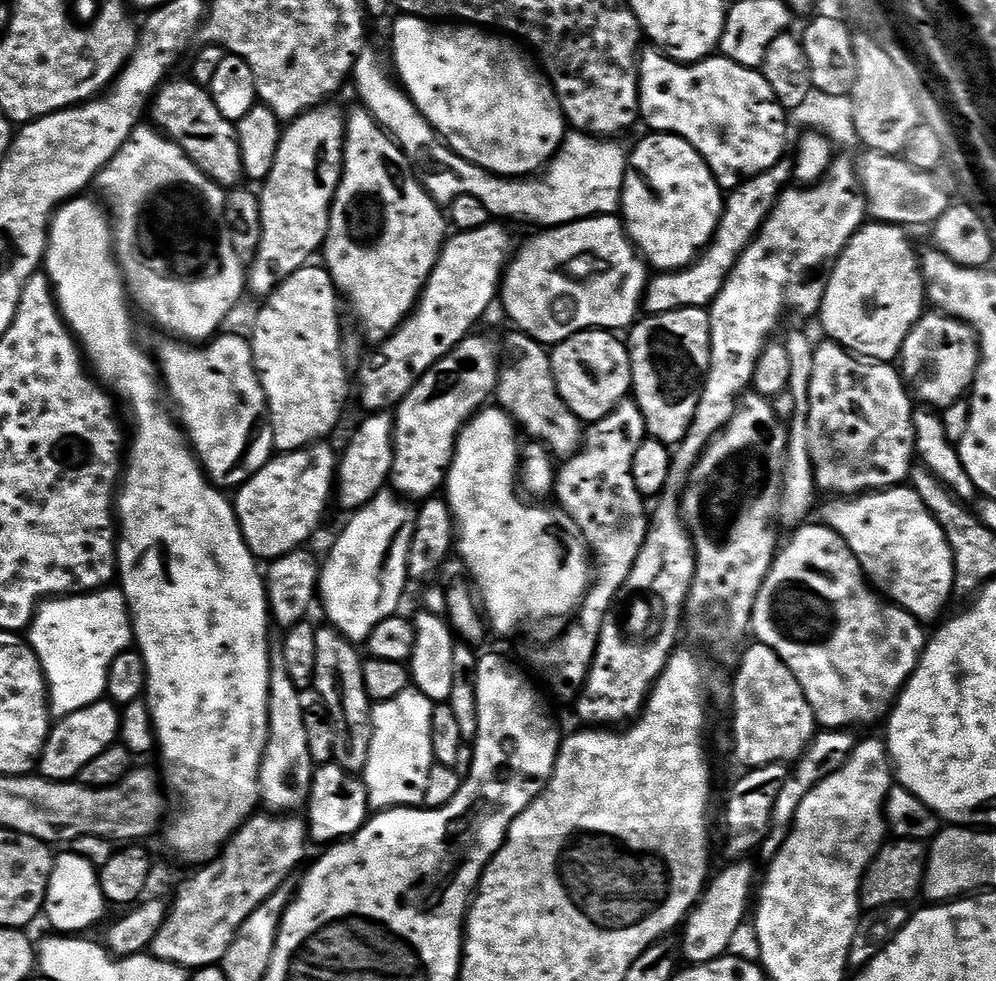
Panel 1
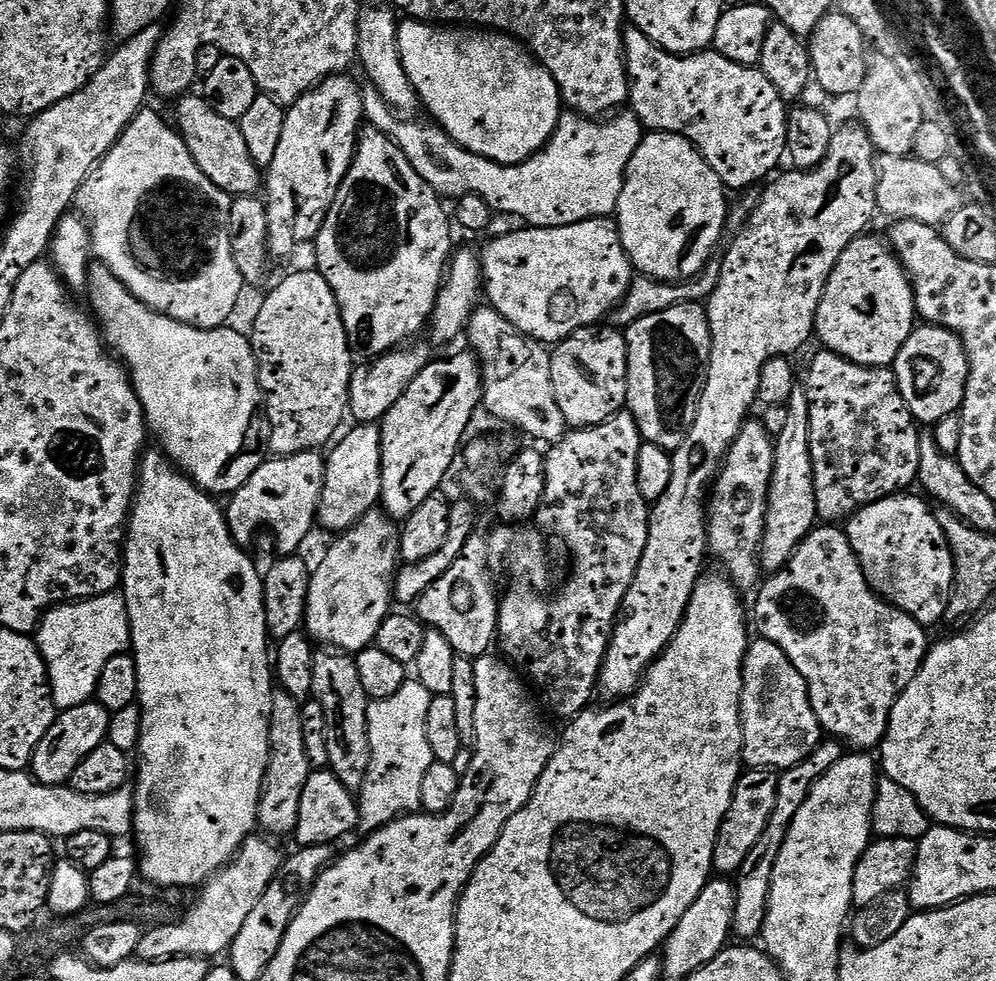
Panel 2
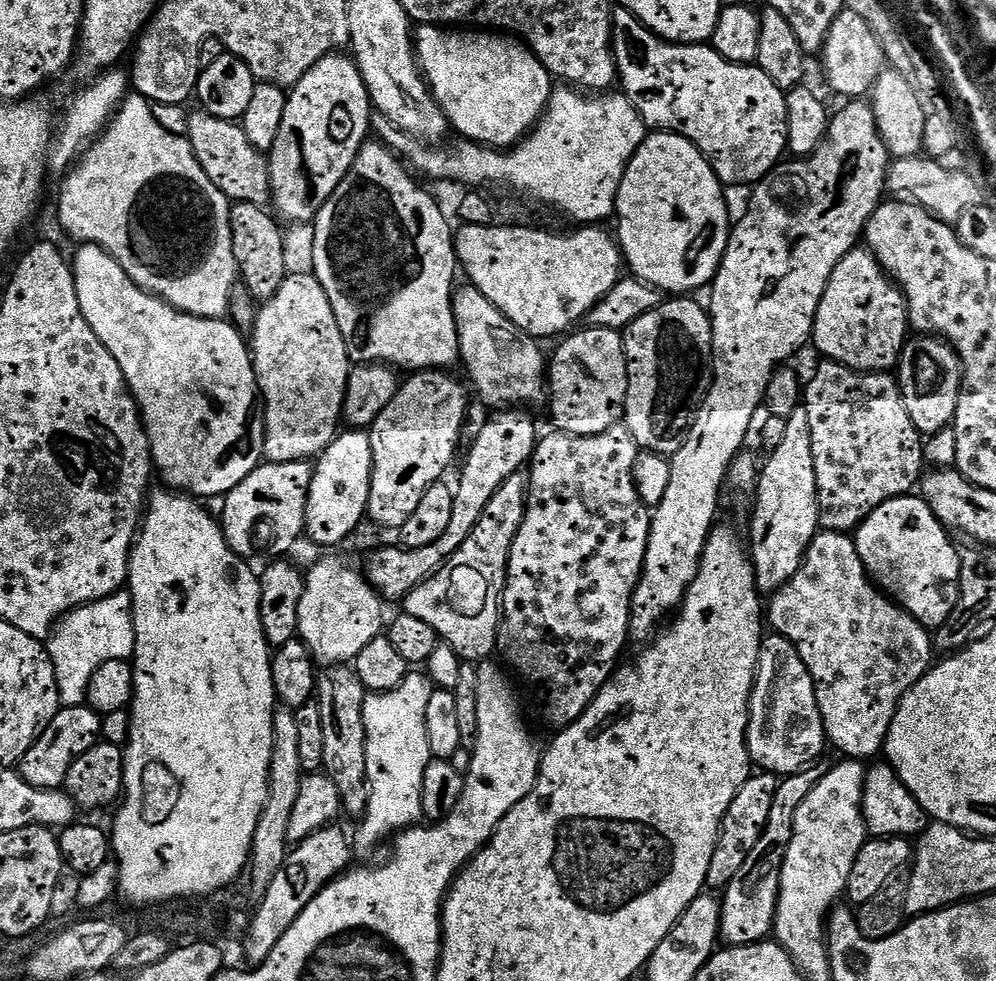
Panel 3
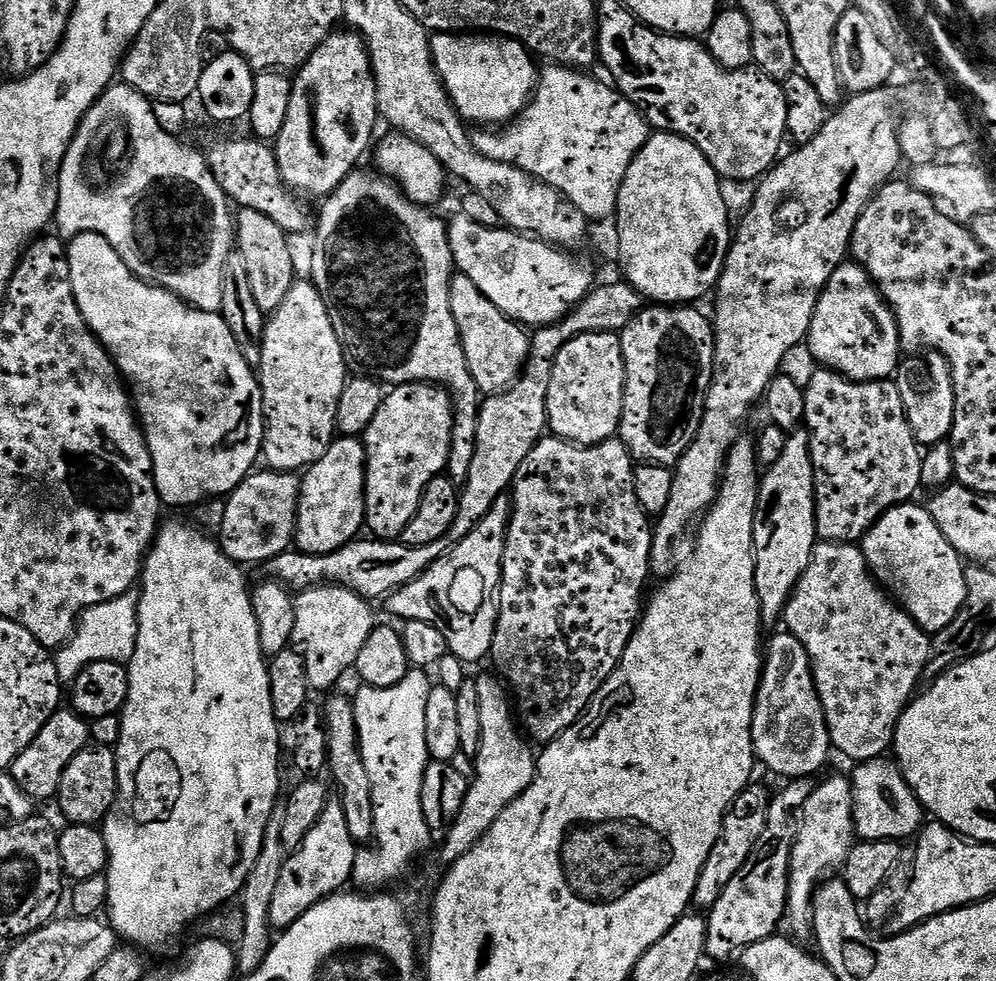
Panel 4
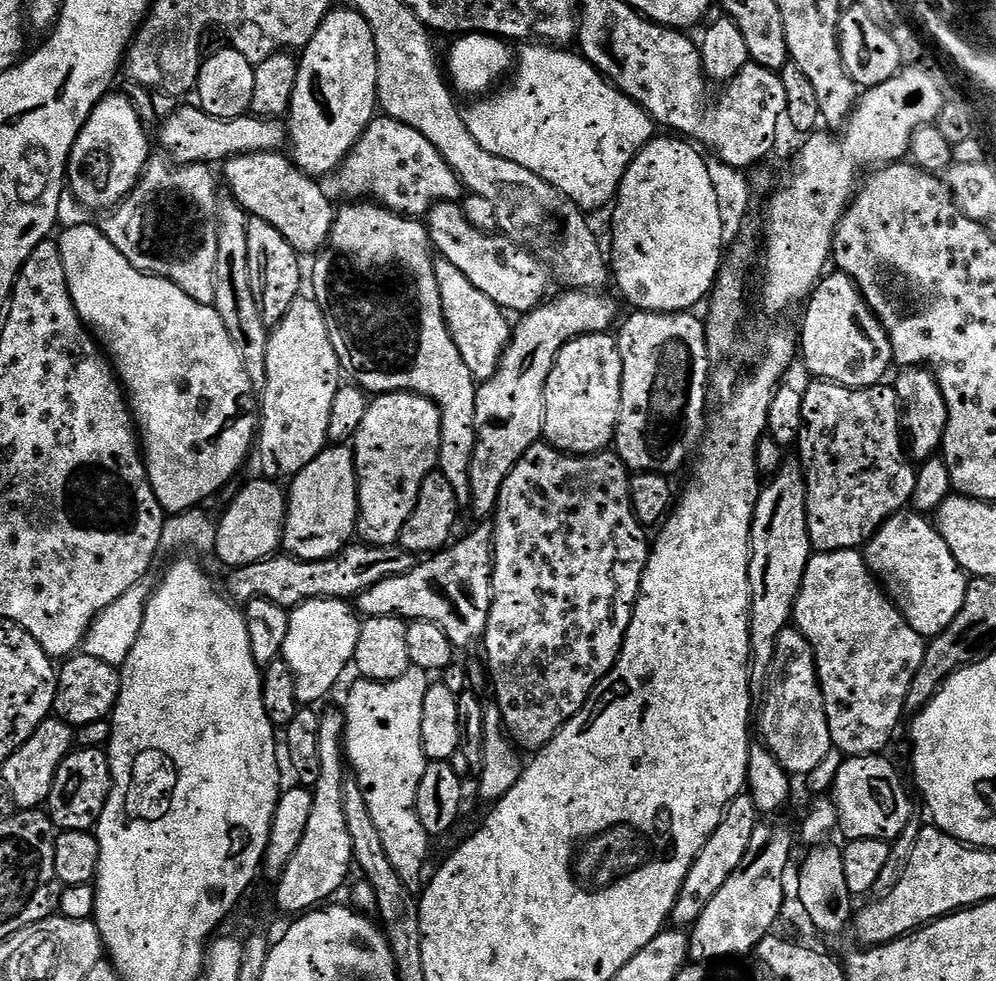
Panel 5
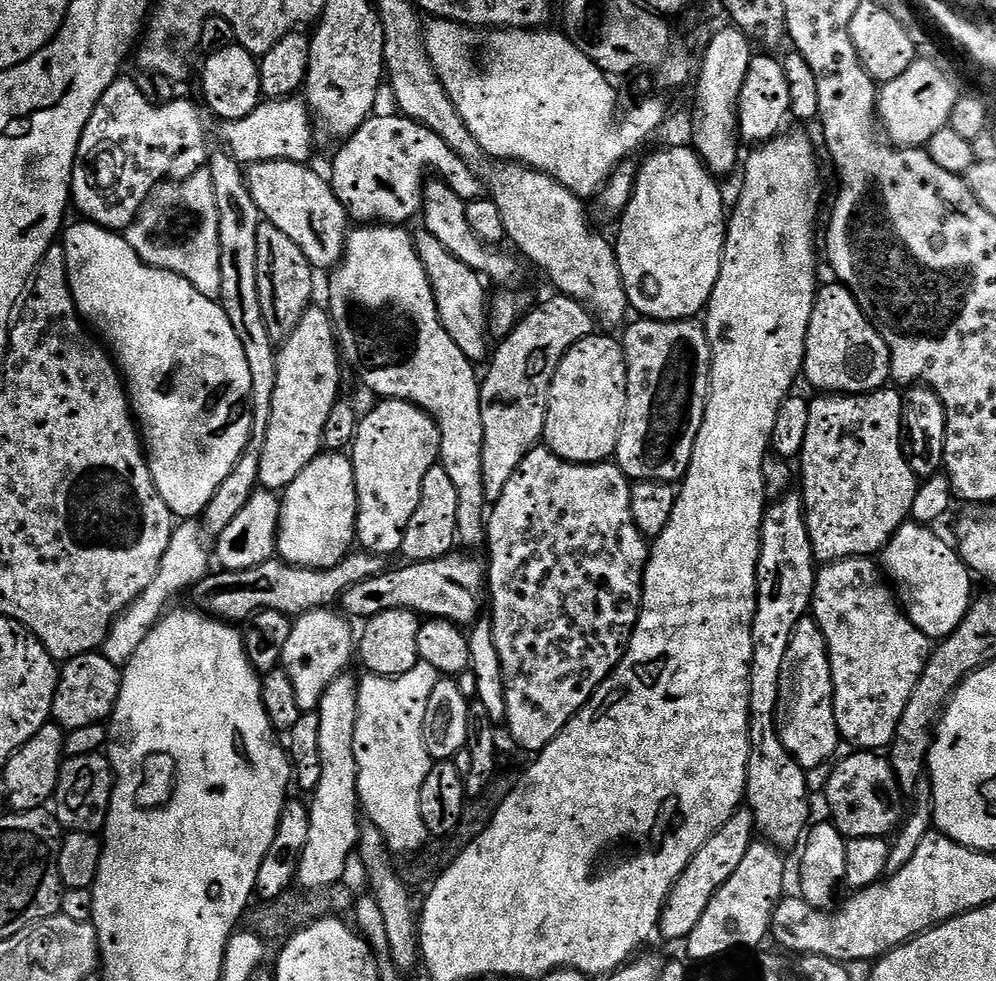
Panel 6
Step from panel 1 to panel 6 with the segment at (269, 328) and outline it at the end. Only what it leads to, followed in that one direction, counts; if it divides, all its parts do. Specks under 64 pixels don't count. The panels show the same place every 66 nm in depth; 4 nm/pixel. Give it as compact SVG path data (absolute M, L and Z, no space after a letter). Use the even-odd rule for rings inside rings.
M309 307L297 320L294 330L287 333L284 345L276 352L276 373L274 374L274 394L270 402L270 418L264 442L260 445L260 465L258 466L258 484L261 489L279 493L288 488L306 466L316 456L321 455L324 442L324 423L330 416L331 408L337 404L340 367L338 361L338 337L331 319L323 307Z

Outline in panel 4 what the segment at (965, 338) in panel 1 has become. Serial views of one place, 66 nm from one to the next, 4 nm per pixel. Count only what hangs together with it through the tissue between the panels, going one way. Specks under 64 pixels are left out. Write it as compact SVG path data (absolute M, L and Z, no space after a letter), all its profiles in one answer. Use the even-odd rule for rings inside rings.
M931 350L905 355L896 370L894 382L898 386L898 394L902 394L904 417L908 420L917 444L931 446L945 443L952 435L956 409L952 371L946 357Z

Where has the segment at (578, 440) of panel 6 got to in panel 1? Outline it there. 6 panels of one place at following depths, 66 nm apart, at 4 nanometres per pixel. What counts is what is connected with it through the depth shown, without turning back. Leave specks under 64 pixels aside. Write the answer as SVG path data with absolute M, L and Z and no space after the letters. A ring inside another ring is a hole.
M608 330L579 332L551 349L552 377L562 402L582 422L606 418L614 406L629 399L632 390L632 363L627 343Z

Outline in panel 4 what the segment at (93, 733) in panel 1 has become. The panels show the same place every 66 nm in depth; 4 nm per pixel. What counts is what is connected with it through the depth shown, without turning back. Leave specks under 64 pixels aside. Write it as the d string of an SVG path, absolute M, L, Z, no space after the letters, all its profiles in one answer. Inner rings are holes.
M58 710L38 730L34 742L18 754L18 758L10 765L10 775L13 780L34 802L48 800L57 795L62 782L62 774L70 762L74 762L74 754L78 754L90 742L90 724L83 716L71 710Z

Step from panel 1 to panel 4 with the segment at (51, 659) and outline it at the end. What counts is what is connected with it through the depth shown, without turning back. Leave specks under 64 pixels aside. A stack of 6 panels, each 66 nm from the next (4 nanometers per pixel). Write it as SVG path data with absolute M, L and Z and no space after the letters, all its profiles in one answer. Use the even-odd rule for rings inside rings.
M129 590L118 598L87 608L80 616L76 631L72 633L70 639L61 648L55 649L54 659L61 681L76 680L78 674L94 662L109 660L115 664L127 665L138 642L139 605L139 591Z

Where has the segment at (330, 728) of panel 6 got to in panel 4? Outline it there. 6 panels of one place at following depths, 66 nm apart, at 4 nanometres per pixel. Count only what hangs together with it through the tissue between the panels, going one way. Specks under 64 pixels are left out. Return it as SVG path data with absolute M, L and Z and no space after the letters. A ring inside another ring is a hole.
M329 799L318 822L310 826L310 834L306 834L300 847L285 859L270 905L269 922L273 929L289 928L319 900L337 895L343 889L340 887L351 881L357 855L358 845L354 838L350 838L350 830L346 827L346 814L342 814L339 799Z

